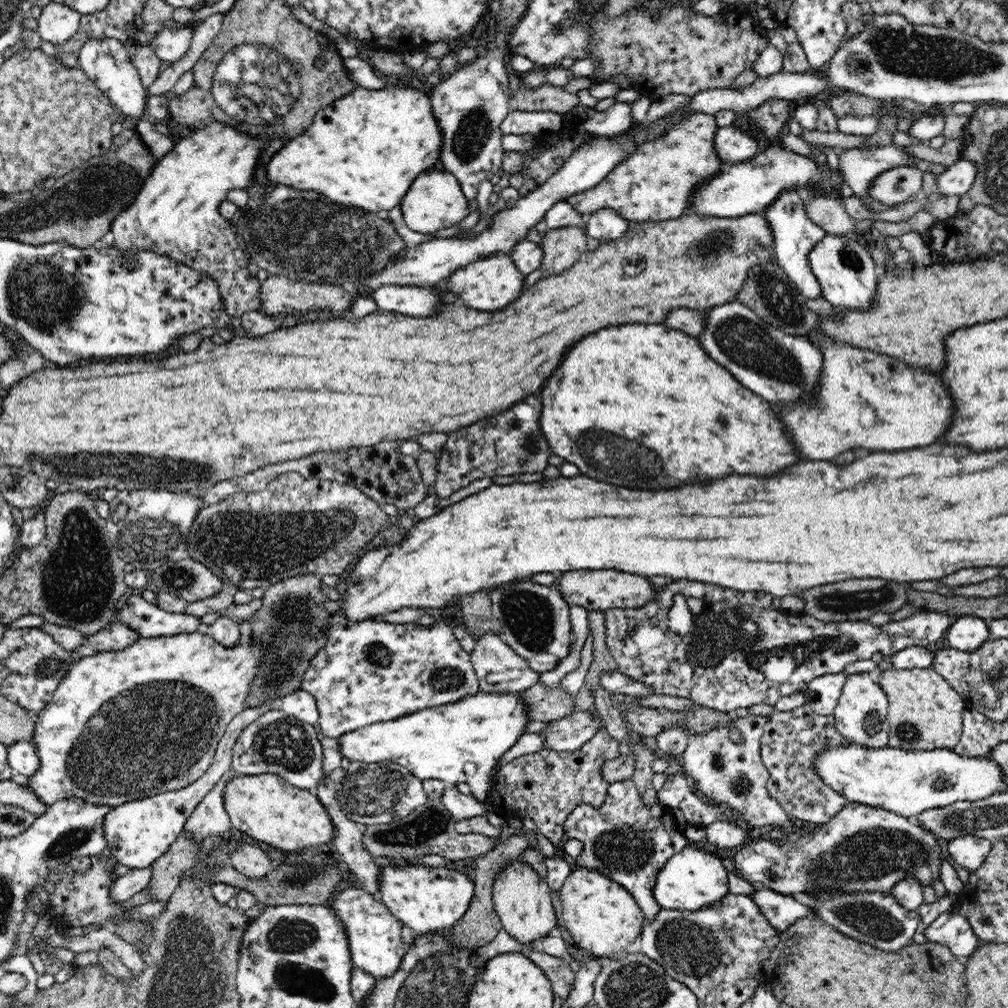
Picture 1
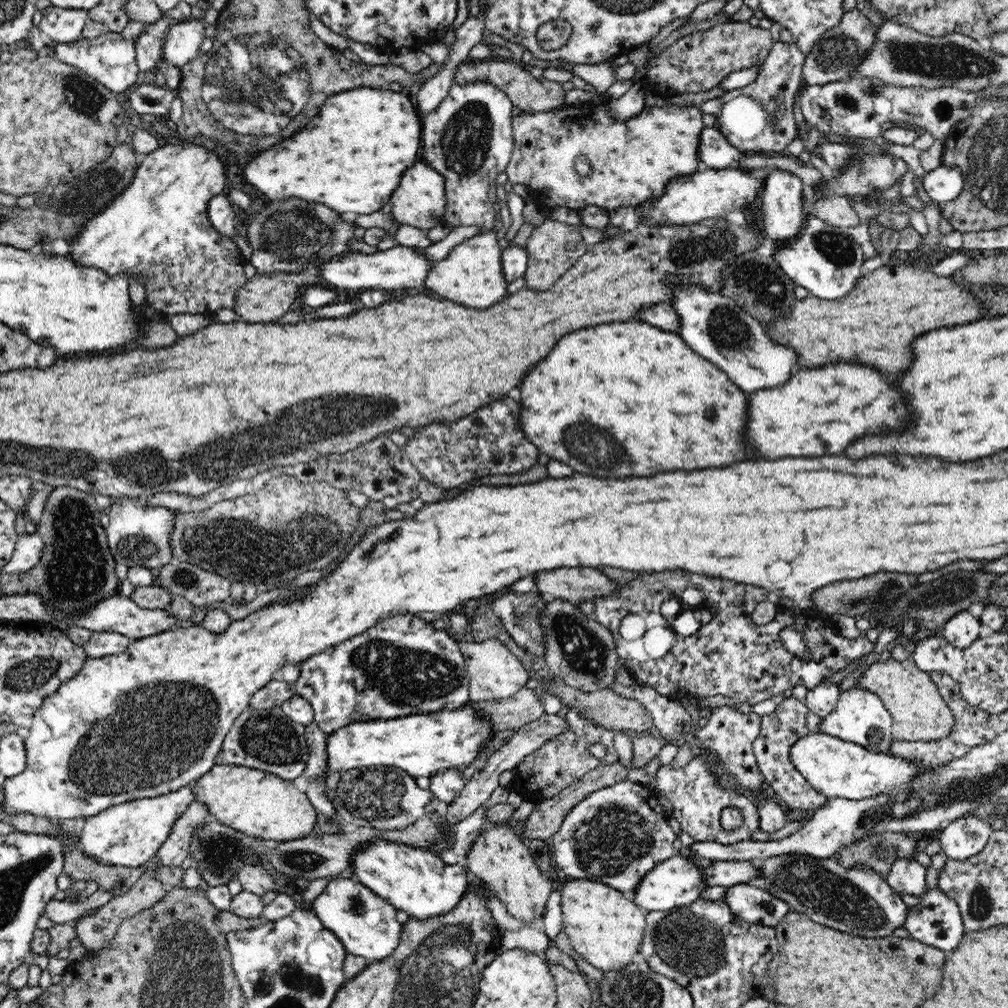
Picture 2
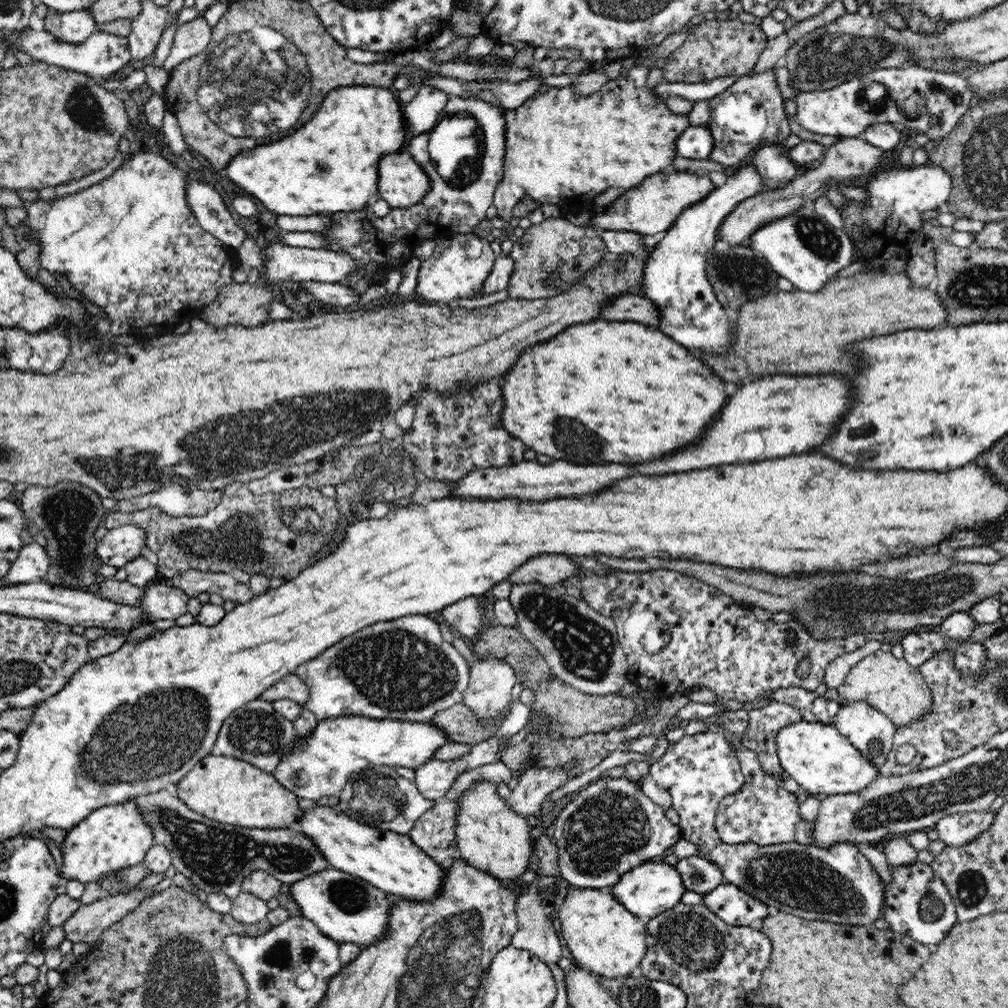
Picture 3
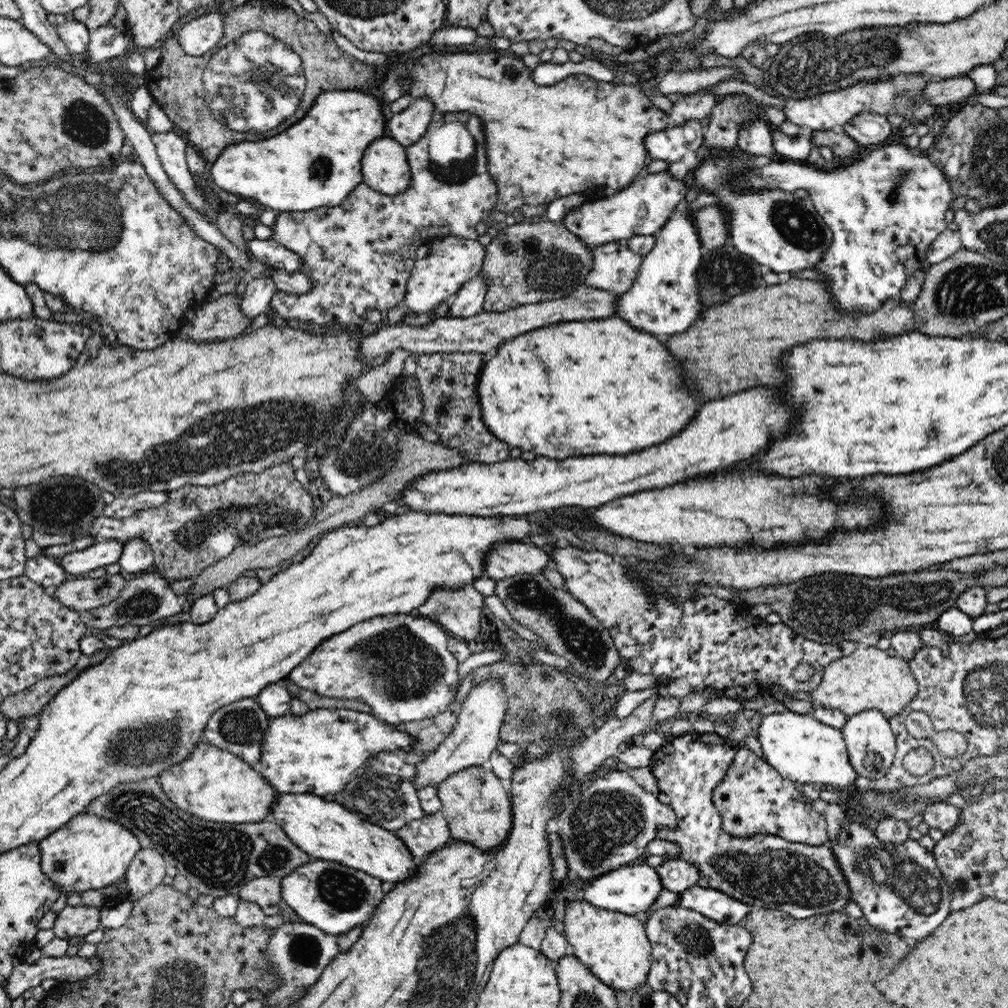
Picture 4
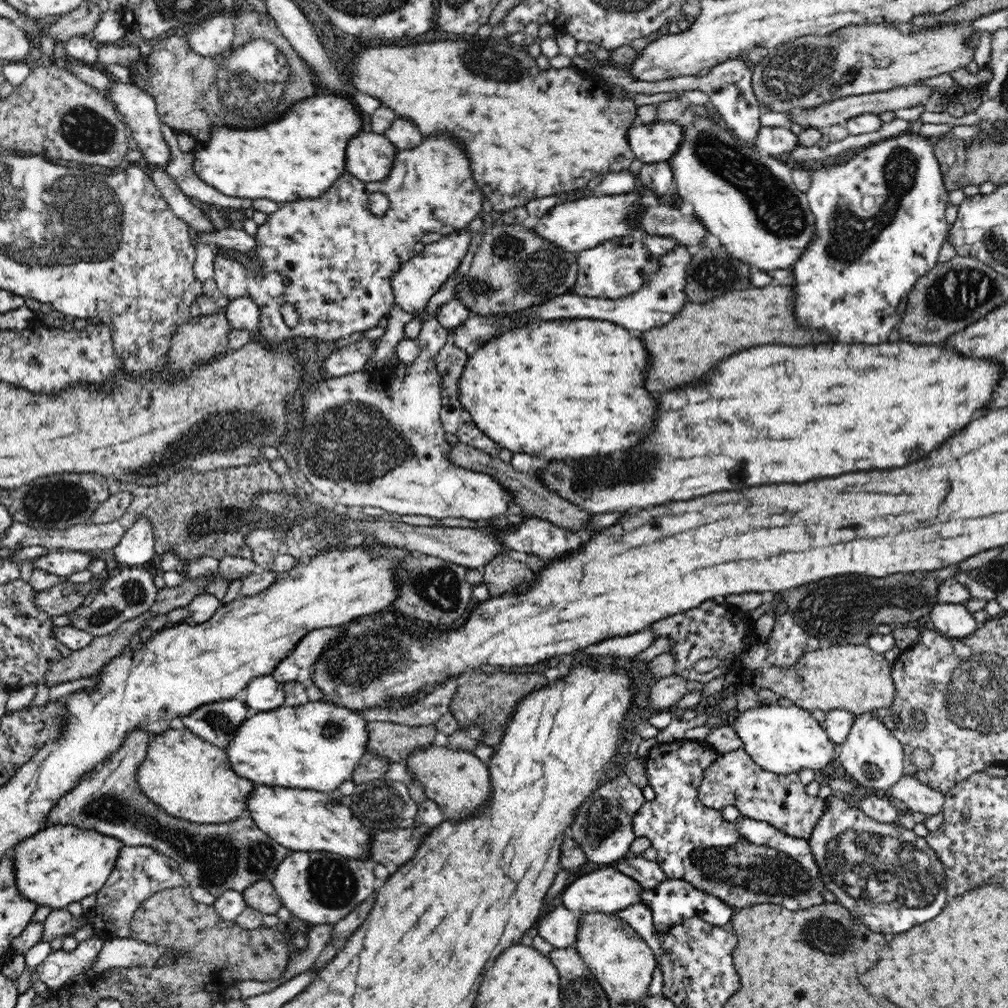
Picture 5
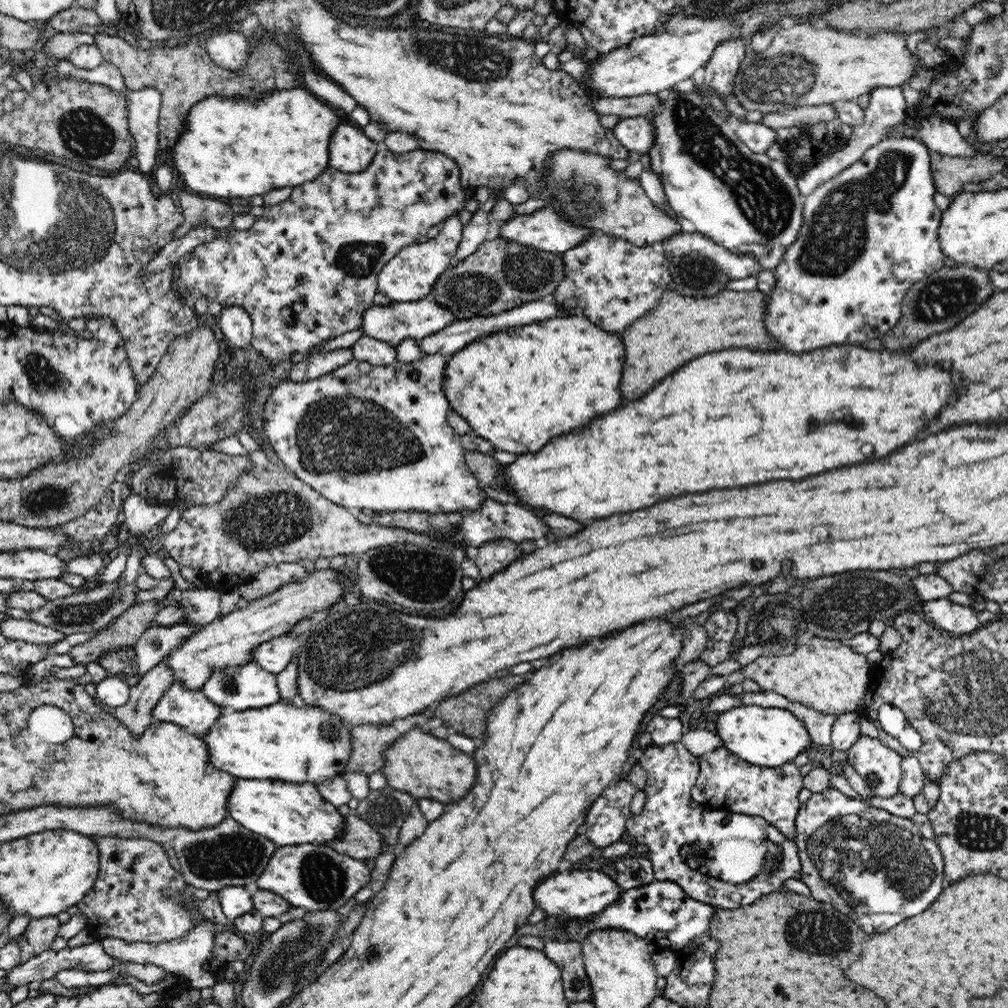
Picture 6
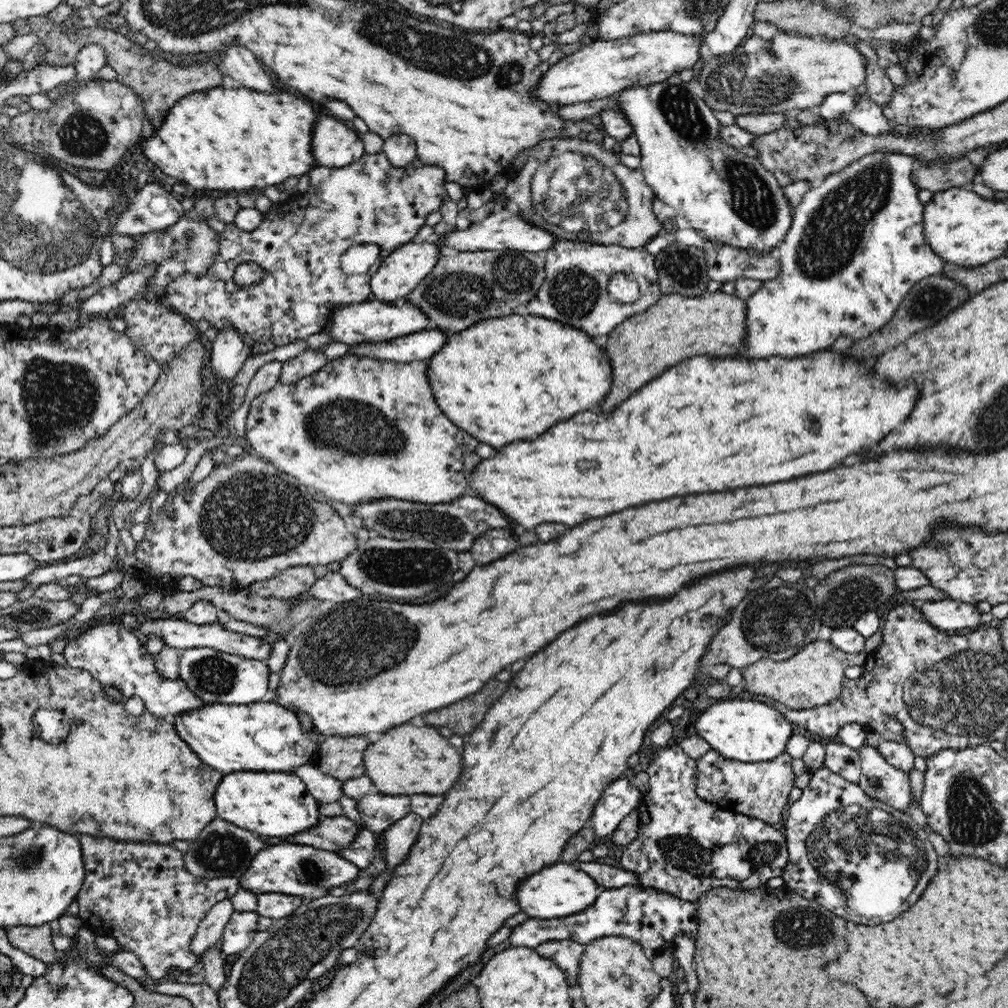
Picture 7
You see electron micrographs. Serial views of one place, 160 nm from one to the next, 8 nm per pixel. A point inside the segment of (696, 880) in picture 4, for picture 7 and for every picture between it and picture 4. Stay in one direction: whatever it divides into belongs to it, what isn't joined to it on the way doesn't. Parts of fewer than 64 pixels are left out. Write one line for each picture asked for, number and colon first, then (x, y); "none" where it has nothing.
5: (647, 873)
6: (632, 871)
7: (606, 876)

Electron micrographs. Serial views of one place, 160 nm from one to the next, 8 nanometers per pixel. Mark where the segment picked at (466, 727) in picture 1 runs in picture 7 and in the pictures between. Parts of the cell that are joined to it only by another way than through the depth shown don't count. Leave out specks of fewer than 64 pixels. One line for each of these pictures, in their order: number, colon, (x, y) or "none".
2: (422, 745)
3: (320, 764)
4: (318, 752)
5: (317, 746)
6: (281, 743)
7: (267, 737)

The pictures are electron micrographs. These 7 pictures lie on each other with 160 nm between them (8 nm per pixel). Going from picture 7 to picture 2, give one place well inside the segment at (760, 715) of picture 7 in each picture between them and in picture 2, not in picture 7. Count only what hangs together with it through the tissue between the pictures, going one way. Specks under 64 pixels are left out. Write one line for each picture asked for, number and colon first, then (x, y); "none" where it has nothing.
2: (838, 769)
3: (819, 759)
4: (800, 748)
5: (782, 740)
6: (769, 737)

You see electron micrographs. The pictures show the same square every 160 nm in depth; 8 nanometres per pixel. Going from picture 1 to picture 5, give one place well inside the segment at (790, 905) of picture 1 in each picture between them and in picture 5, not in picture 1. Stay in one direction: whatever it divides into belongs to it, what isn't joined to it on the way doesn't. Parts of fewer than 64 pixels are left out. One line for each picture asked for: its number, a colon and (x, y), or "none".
2: (750, 904)
3: (733, 906)
4: (713, 904)
5: (673, 901)

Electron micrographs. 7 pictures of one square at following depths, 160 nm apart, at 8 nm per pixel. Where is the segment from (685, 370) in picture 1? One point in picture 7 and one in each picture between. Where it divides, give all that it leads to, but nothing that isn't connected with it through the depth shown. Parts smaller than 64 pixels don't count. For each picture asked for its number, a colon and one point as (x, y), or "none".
2: (628, 399)
3: (600, 392)
4: (600, 386)
5: (573, 389)
6: (519, 387)
7: (501, 379)

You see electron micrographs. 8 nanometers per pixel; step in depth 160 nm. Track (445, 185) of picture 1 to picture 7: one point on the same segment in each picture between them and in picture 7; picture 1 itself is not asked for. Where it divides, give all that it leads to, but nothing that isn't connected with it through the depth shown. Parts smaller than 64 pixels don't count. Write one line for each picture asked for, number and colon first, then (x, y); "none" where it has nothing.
2: (418, 200)
3: (402, 182)
4: (385, 167)
5: (369, 156)
6: (349, 150)
7: (333, 145)

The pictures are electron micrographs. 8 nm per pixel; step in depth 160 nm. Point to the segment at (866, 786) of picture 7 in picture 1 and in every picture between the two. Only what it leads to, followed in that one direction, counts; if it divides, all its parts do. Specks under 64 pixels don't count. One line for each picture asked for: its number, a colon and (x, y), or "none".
1: (860, 716)
2: (860, 717)
3: (868, 730)
4: (871, 745)
5: (872, 756)
6: (880, 766)

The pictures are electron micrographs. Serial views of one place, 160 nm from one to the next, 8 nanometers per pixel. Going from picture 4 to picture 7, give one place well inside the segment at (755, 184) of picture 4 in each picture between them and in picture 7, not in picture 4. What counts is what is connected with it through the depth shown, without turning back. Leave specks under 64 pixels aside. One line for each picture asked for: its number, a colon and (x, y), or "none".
5: (879, 218)
6: (869, 234)
7: (855, 248)

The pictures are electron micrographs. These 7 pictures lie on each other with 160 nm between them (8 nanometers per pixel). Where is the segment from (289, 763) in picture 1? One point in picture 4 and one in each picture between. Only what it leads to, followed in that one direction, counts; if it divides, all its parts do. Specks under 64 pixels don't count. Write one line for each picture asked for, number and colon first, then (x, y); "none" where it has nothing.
2: (265, 739)
3: (255, 733)
4: (238, 728)

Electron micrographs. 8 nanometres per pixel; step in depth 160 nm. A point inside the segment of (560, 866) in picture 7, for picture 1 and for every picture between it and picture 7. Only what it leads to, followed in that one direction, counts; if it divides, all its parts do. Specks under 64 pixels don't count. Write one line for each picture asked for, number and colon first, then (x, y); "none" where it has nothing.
1: (692, 878)
2: (675, 882)
3: (647, 890)
4: (631, 889)
5: (606, 890)
6: (575, 893)

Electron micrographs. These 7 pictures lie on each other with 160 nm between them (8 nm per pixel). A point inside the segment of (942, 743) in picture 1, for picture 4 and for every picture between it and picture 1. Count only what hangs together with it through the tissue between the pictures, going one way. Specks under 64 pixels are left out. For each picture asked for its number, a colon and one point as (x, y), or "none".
2: (918, 712)
3: (897, 689)
4: (869, 678)

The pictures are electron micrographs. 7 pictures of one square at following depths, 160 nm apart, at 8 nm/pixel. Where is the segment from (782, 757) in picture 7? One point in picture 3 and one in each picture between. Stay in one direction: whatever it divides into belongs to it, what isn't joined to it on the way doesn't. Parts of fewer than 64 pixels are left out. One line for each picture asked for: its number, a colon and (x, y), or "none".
3: (762, 812)
4: (753, 797)
5: (734, 779)
6: (726, 782)

